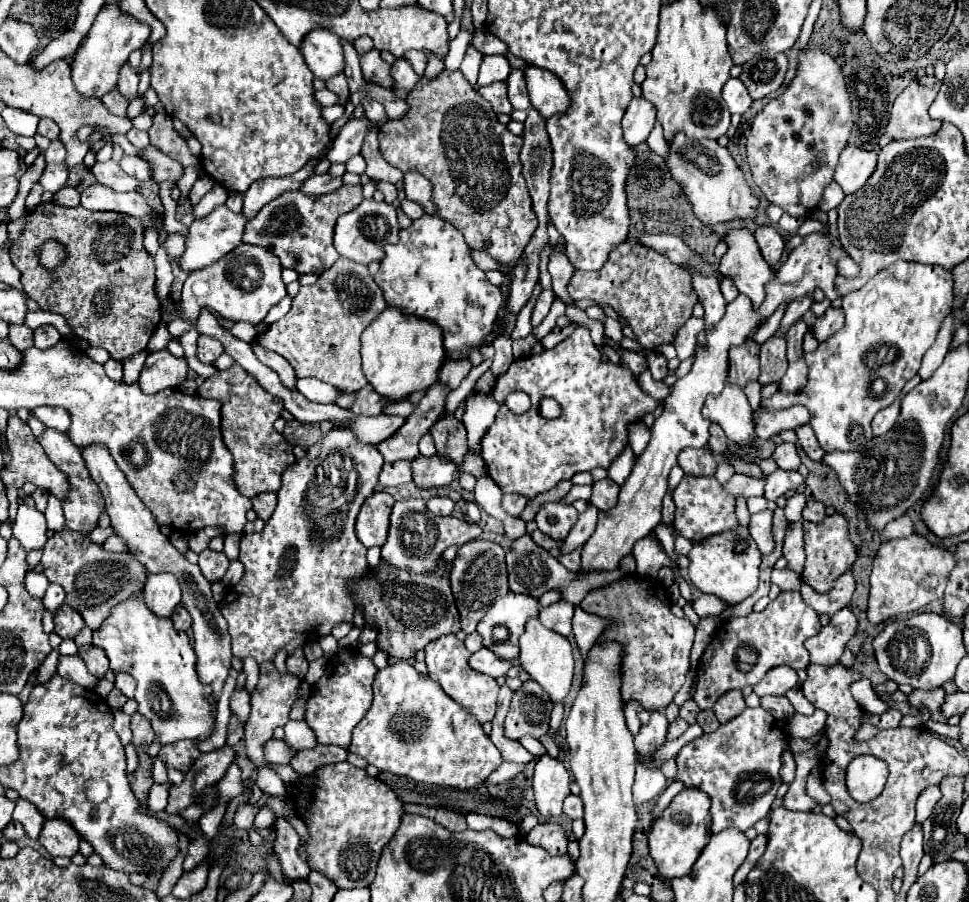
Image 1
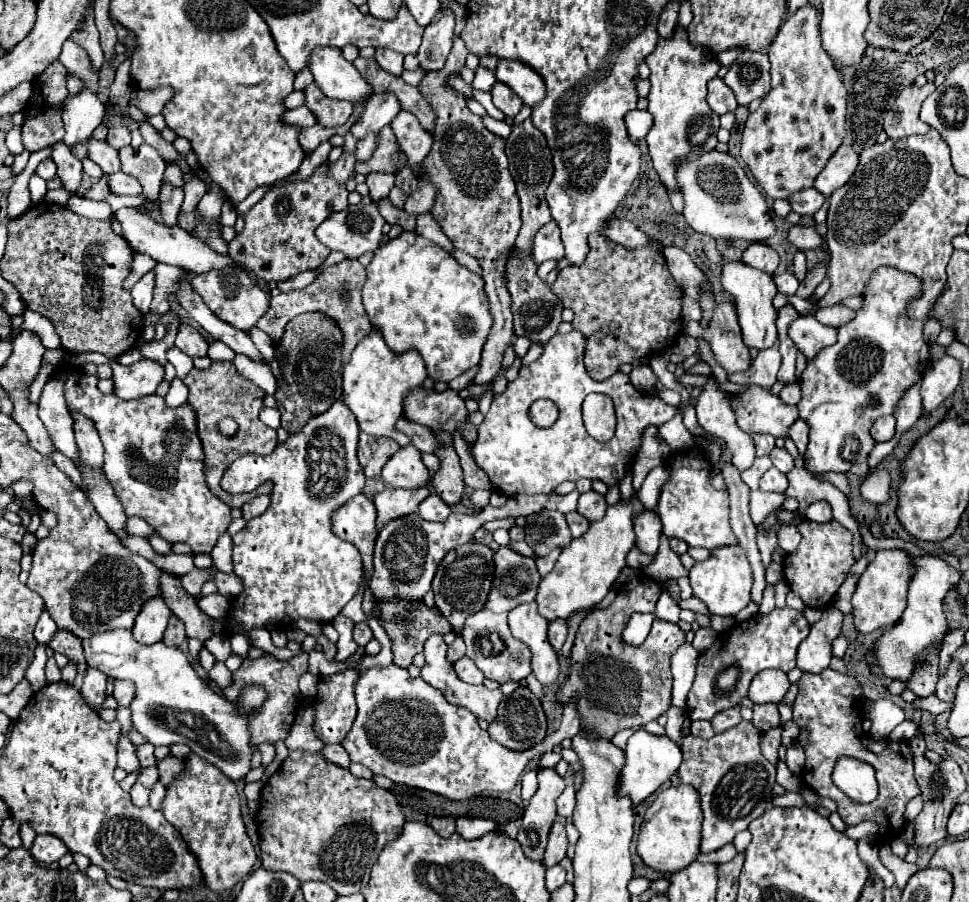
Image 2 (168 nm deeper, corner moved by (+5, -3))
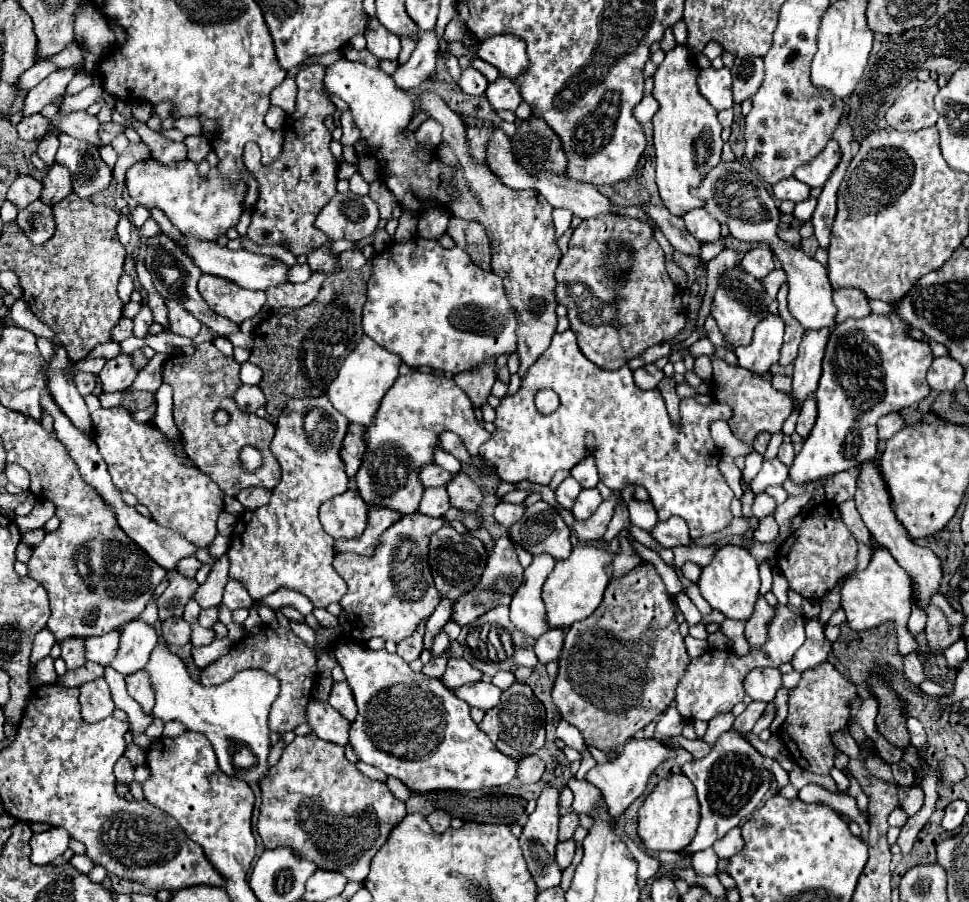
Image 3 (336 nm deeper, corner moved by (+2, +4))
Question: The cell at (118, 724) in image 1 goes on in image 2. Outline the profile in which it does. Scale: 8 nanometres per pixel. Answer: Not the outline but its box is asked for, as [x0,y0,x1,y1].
[118,737,140,773]

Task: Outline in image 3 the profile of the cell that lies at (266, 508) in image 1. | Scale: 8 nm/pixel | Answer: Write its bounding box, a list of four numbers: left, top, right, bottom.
[237,488,271,510]

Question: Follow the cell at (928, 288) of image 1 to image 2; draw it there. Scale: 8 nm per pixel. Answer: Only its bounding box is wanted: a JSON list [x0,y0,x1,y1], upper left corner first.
[798,267,930,473]

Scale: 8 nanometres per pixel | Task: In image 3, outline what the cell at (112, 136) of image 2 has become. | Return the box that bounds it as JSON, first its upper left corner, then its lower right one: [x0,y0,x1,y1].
[101,122,127,144]

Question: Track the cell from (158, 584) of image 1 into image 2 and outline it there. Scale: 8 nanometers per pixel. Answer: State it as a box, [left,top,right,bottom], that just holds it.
[132,599,170,645]

